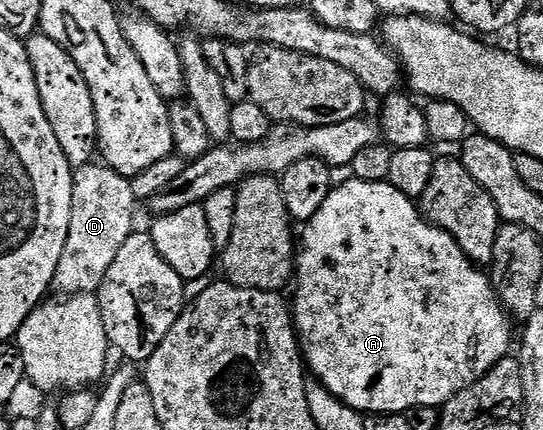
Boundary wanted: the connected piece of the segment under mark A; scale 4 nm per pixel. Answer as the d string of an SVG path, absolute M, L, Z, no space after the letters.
M351 178L345 179L345 184L337 183L332 193L322 202L322 207L314 218L310 218L304 225L304 241L299 241L298 255L294 261L294 289L296 288L296 301L290 304L293 321L296 325L296 334L300 341L300 355L304 358L307 371L334 394L334 398L350 406L355 412L361 414L408 414L411 408L439 409L458 390L466 390L478 378L482 378L499 360L509 355L508 347L513 347L514 332L512 324L500 299L492 289L492 281L484 276L479 267L468 259L442 229L428 223L420 215L420 209L406 194L394 190L394 186L387 182L362 182Z

